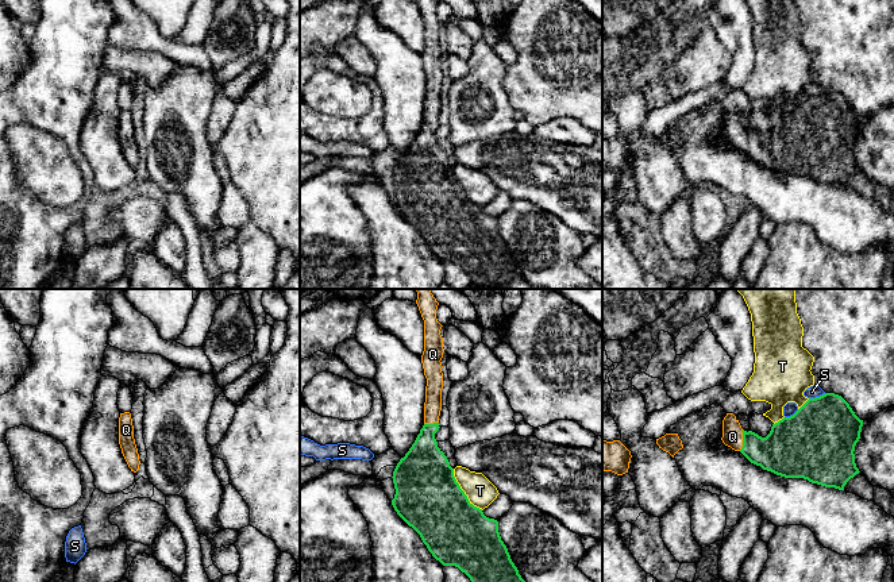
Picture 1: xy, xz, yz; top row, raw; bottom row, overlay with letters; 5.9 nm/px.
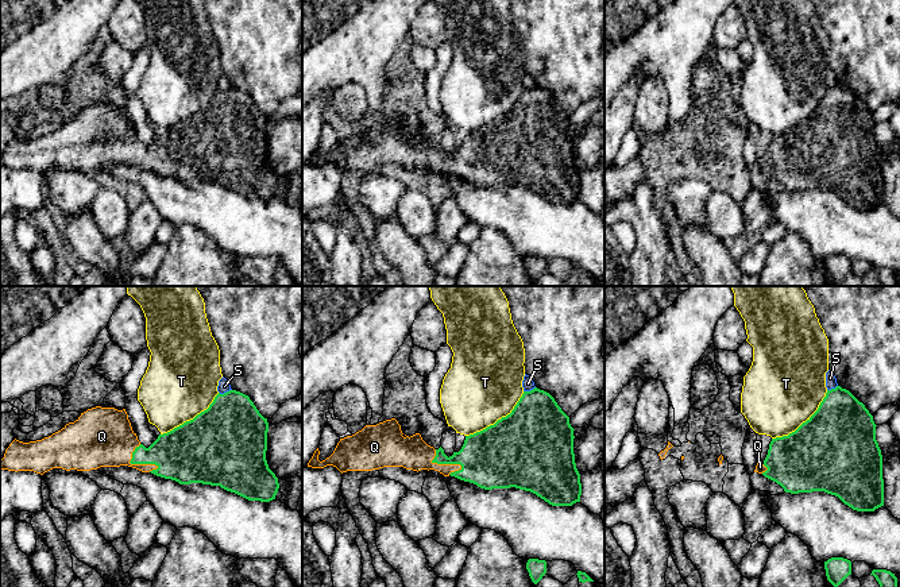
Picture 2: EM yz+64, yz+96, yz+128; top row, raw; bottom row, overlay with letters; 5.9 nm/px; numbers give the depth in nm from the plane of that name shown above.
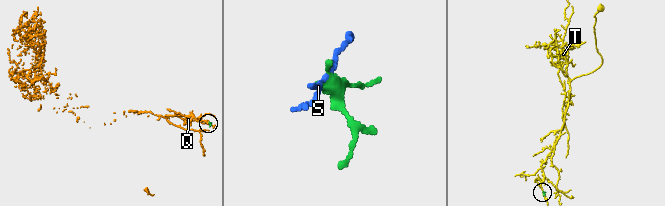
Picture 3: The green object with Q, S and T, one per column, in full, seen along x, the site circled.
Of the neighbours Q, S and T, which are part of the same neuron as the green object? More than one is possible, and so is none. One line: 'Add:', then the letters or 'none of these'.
Add: Q

